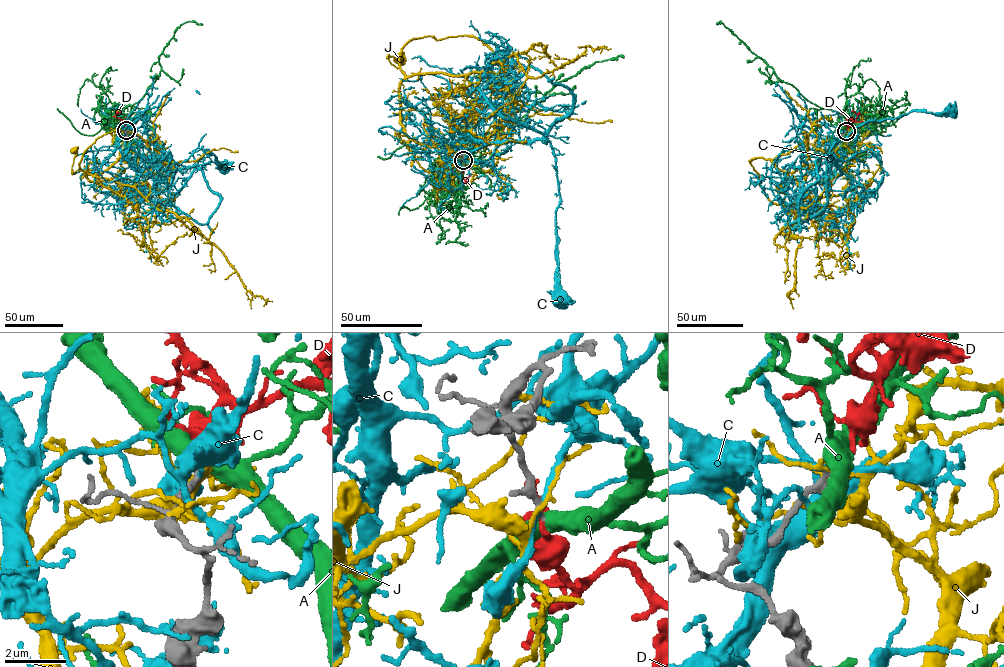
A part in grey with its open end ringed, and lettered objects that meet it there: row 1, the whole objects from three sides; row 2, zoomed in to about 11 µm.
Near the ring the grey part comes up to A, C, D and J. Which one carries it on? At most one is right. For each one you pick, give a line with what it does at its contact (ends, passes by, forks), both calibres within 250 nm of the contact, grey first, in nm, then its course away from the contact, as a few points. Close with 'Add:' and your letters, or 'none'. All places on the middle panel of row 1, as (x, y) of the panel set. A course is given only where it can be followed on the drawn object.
D: It ends there. Thickness 170 nm (grey) against 160 nm. Its course: (463, 160), (465, 165), (461, 167), (453, 164), (462, 159)
Add: D

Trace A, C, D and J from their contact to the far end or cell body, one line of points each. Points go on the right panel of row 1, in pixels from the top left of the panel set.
A: (846, 131), (858, 123), (845, 121), (845, 106), (838, 112), (810, 102), (718, 23)
C: (845, 131), (840, 132), (828, 169), (838, 174), (830, 148), (869, 121), (911, 111), (939, 115), (953, 110)
D: (846, 131), (849, 122), (844, 114), (840, 114)
J: (845, 131), (850, 136), (845, 158), (850, 182), (847, 191), (794, 206), (787, 215), (781, 188)

